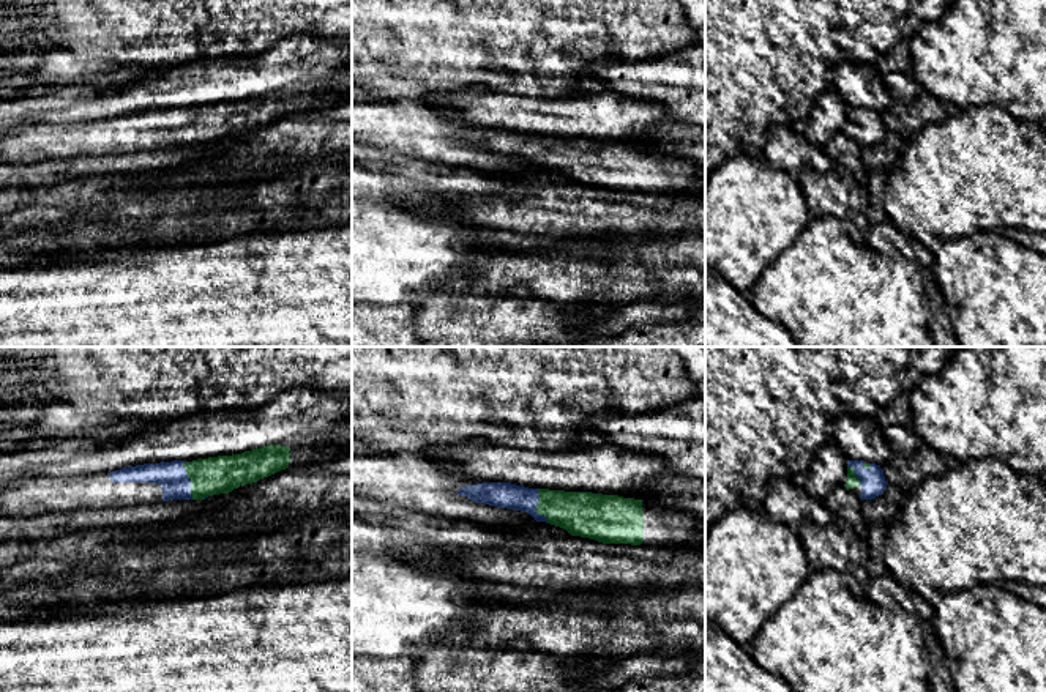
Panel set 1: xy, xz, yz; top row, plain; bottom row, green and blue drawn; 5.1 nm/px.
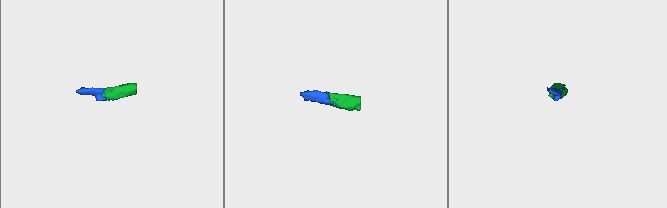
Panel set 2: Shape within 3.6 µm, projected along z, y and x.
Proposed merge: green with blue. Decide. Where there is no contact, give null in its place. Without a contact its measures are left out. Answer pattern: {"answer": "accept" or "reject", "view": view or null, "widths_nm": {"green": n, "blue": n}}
{"answer": "accept", "view": "xy", "widths_nm": {"green": 190, "blue": 160}}

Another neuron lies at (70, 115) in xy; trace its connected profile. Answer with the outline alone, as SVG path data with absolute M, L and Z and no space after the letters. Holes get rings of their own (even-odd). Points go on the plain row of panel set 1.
M309 33L293 35L281 39L257 57L204 58L148 73L123 88L110 87L107 91L90 98L73 99L62 110L38 113L27 121L27 126L35 123L66 126L109 121L123 113L174 107L192 109L197 106L241 101L308 80L325 80L344 68L352 68L352 38L323 39Z

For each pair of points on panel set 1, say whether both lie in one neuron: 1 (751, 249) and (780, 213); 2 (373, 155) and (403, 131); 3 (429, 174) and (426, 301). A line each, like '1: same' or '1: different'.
1: same
2: different
3: different

